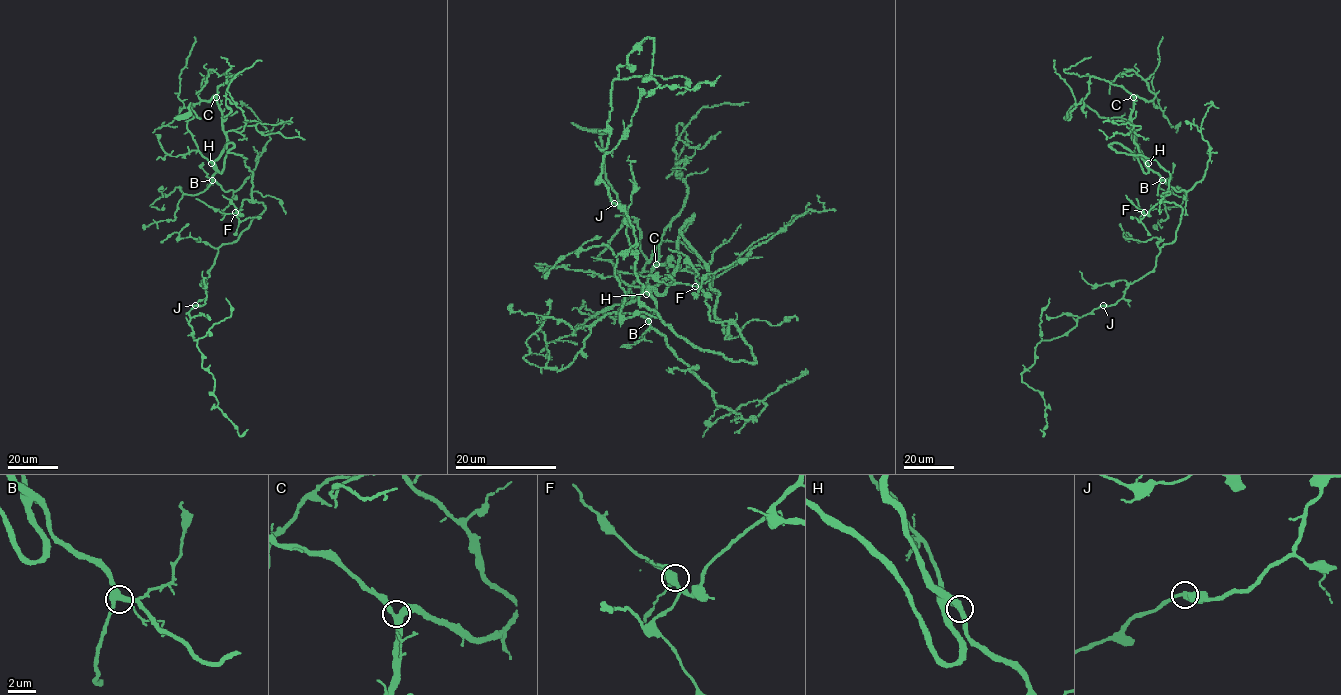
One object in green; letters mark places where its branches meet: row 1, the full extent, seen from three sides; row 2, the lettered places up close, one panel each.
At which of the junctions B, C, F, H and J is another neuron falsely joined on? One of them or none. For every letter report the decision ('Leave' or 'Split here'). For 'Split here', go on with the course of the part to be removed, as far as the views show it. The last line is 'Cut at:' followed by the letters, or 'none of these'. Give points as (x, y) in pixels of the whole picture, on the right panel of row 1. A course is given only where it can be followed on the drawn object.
B: Leave
C: Leave
F: Leave
H: Leave
J: Leave
Cut at: none of these

